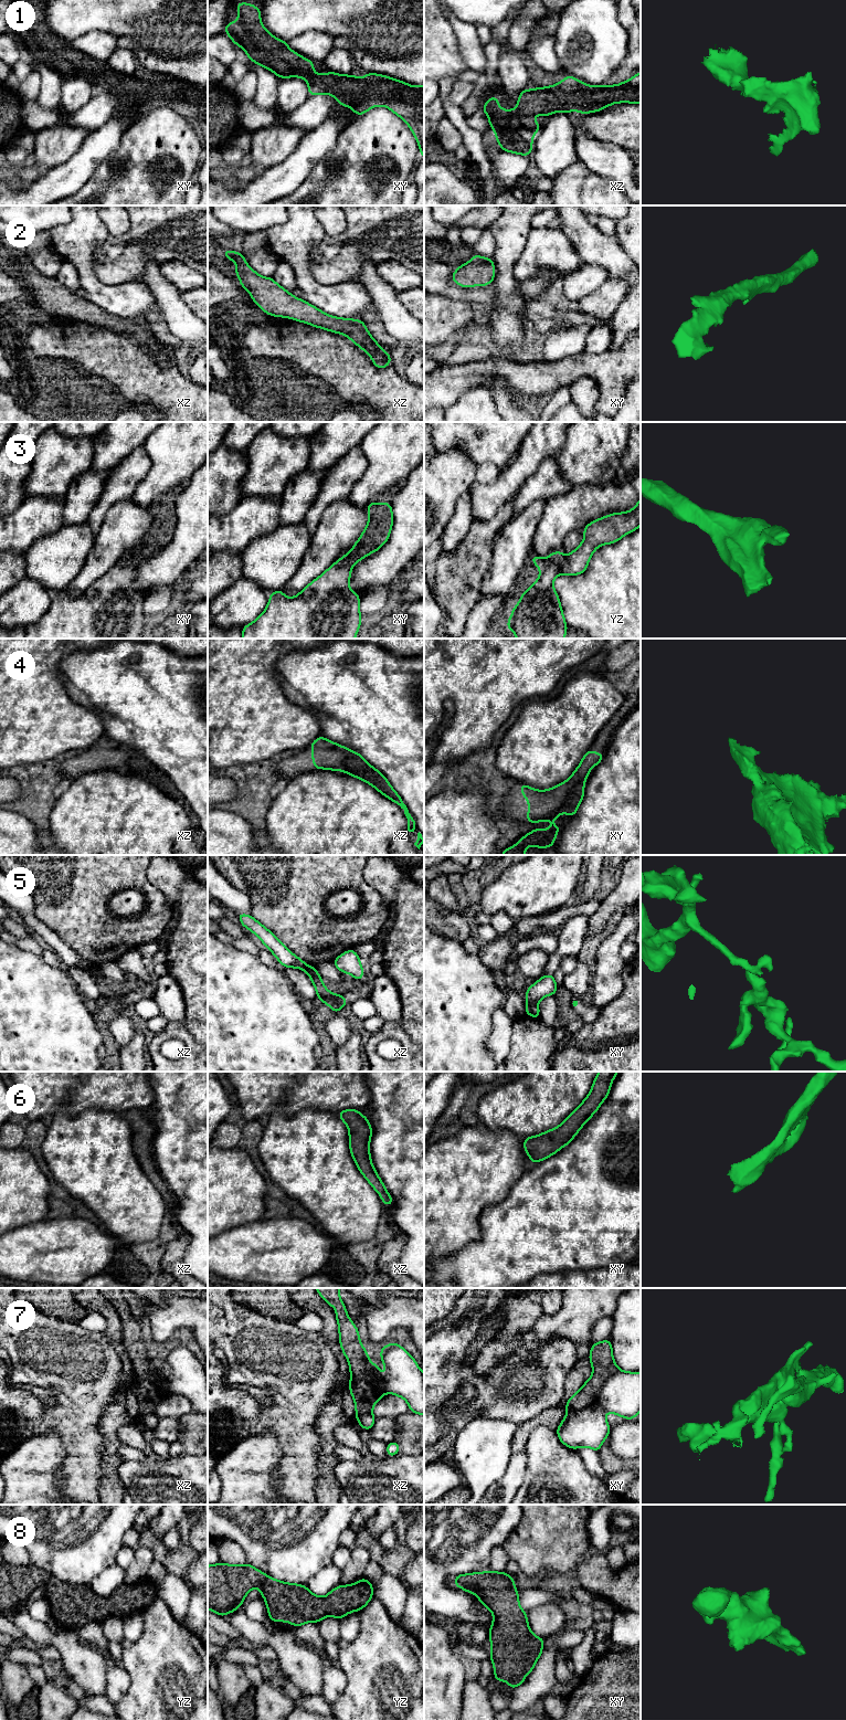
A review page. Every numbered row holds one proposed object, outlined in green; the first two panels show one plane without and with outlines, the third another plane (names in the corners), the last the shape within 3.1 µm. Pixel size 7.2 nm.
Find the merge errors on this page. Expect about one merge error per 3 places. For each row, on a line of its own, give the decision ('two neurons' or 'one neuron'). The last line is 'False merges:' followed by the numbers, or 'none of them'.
1: one neuron
2: one neuron
3: two neurons
4: two neurons
5: two neurons
6: one neuron
7: two neurons
8: one neuron
False merges: 3, 4, 5, 7

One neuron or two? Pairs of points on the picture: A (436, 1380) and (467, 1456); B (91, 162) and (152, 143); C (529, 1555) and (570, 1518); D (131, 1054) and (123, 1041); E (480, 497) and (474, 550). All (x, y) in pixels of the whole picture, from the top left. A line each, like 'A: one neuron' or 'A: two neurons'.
A: two neurons
B: two neurons
C: one neuron
D: two neurons
E: two neurons

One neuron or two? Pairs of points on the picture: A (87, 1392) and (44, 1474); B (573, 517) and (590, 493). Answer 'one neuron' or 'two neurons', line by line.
A: two neurons
B: one neuron

